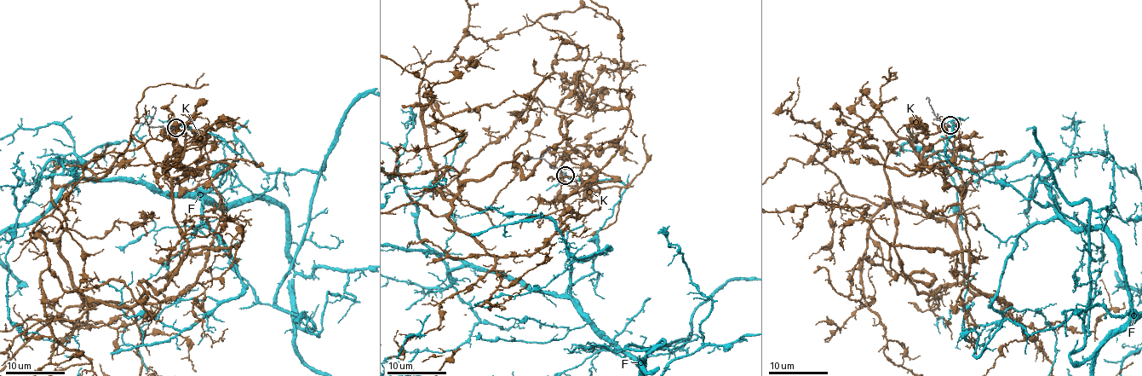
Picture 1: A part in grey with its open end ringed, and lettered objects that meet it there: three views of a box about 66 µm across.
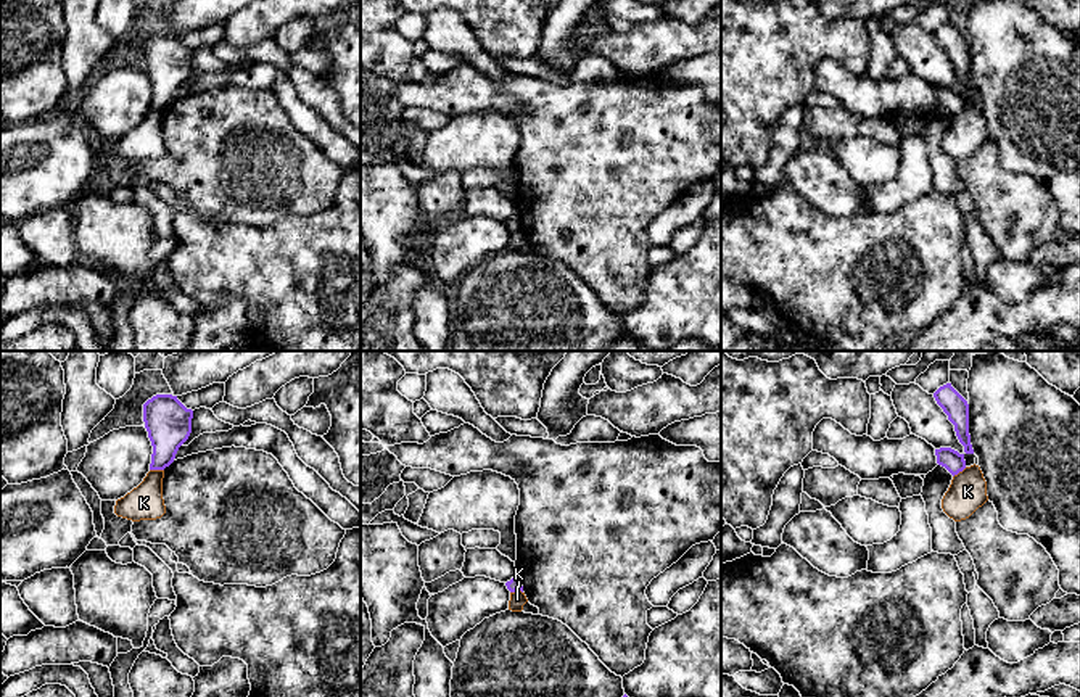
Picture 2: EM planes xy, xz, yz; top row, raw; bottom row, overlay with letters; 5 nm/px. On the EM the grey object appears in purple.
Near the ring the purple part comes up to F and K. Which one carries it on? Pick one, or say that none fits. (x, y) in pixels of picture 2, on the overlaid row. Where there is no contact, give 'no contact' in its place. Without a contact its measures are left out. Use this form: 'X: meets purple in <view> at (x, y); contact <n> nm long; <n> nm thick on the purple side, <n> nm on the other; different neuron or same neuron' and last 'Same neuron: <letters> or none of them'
F: no contact; different neuron
K: meets purple in xy at (156, 469); contact 70 nm long; 220 nm thick on the purple side, 180 nm on the other; different neuron
Same neuron: none of them

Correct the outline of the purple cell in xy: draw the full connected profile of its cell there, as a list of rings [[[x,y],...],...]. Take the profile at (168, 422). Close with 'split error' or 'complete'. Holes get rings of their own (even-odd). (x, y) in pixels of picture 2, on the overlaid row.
[[[156,394],[143,404],[143,422],[153,446],[150,470],[169,467],[192,433],[193,410],[177,396]]] | complete

